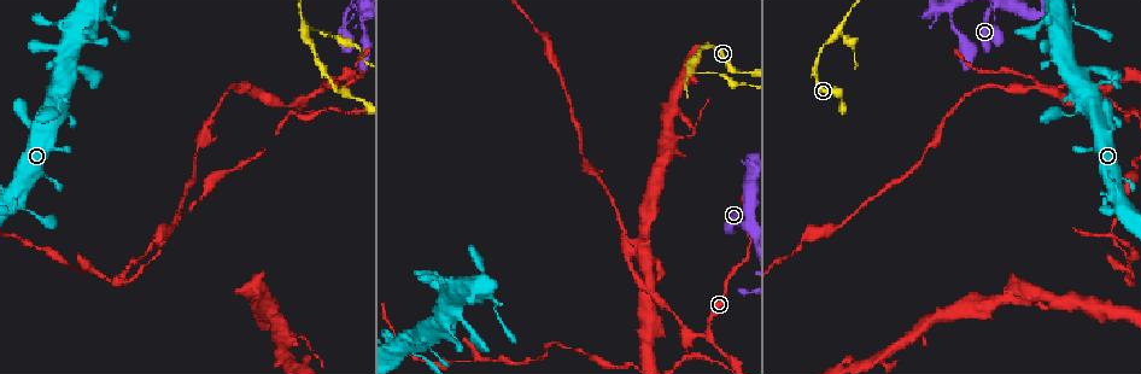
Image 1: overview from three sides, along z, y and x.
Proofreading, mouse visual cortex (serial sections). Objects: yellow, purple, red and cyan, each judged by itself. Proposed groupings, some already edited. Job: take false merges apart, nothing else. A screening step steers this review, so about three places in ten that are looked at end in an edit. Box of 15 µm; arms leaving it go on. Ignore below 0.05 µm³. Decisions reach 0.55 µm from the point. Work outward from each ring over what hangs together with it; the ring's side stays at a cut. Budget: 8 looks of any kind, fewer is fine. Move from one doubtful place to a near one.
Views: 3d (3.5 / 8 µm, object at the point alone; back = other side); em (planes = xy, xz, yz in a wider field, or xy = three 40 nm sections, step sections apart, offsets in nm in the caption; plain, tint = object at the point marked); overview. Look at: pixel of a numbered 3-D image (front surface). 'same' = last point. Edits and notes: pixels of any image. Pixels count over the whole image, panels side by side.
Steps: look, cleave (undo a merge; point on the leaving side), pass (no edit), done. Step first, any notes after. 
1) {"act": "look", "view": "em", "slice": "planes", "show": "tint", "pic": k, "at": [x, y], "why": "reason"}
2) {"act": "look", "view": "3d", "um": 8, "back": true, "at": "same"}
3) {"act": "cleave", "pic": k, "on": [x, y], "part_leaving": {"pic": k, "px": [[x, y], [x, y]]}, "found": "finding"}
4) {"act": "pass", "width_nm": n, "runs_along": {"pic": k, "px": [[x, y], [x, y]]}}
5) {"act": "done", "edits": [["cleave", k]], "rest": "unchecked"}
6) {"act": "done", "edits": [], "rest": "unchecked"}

{"act": "look", "view": "3d", "um": 8, "pic": 1, "at": [355, 9], "why": "four arms meet"}

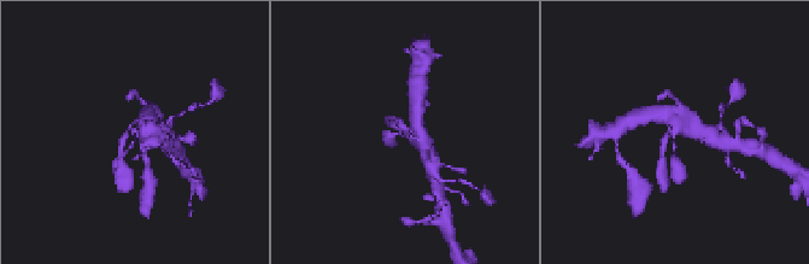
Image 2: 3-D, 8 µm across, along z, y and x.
{"act": "look", "view": "3d", "um": 3.5, "pic": 2, "at": [138, 132]}

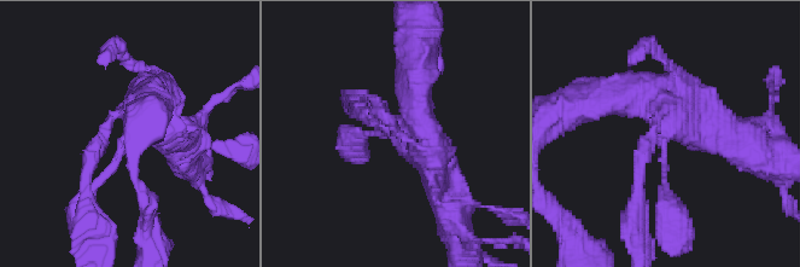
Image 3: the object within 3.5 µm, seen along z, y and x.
{"act": "look", "view": "em", "slice": "planes", "show": "tint", "pic": 3, "at": [661, 141], "arms": 4, "arm_widths_nm": [100, 150, 400, 450], "why": "need the tissue"}

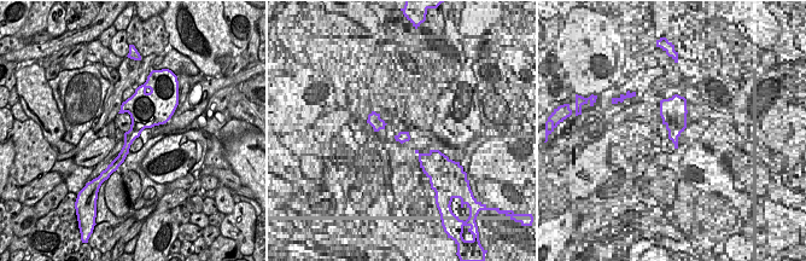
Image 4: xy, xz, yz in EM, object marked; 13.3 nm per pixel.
{"act": "pass", "runs_along": {"pic": 3, "px": [[100, 143], [81, 202]]}, "found": "all the same cell"}

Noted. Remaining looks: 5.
{"act": "look", "view": "em", "slice": "xy", "step": 1, "show": "tint", "pic": 1, "at": [693, 70], "why": "side arm on a straight run"}

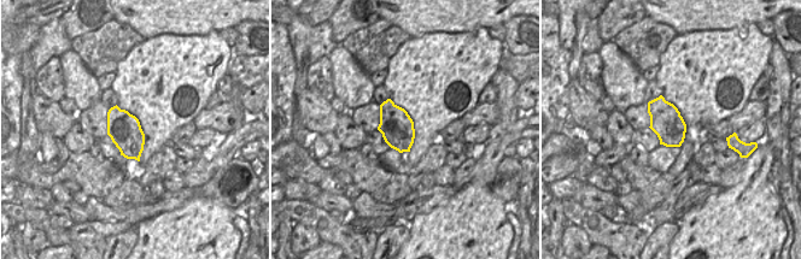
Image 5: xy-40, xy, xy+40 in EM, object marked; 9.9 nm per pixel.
{"act": "look", "view": "3d", "um": 3.5, "at": "same", "why": "see where the arms go"}

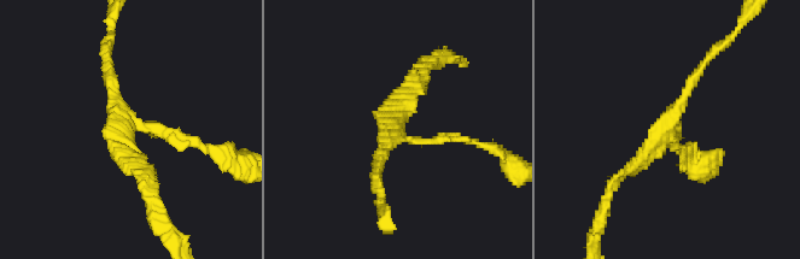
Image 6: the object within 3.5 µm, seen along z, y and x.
{"act": "cleave", "pic": 6, "on": [448, 136], "arms": 3, "part_leaving": {"pic": 6, "px": [[409, 140], [461, 136], [509, 162]]}, "found": "two cells meet here"}

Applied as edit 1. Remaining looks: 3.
{"act": "look", "view": "overview"}

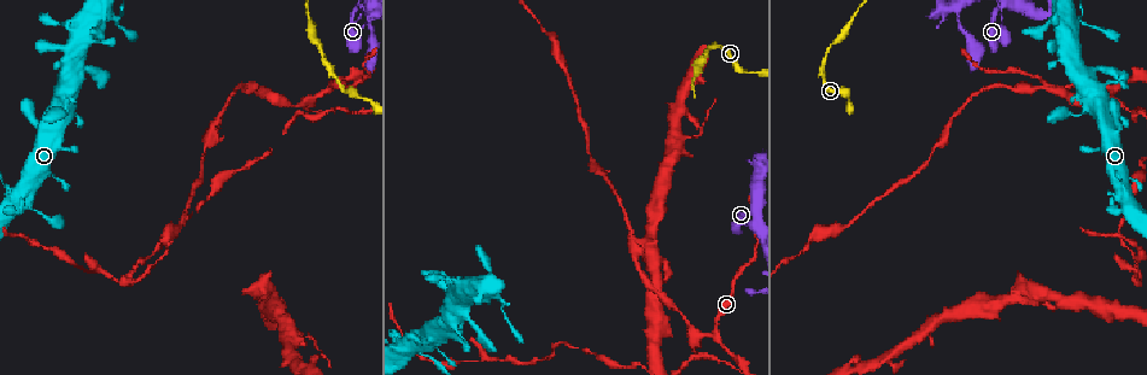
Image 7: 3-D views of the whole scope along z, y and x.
{"act": "look", "view": "3d", "um": 3.5, "pic": 7, "at": [306, 115], "why": "three-way junction"}

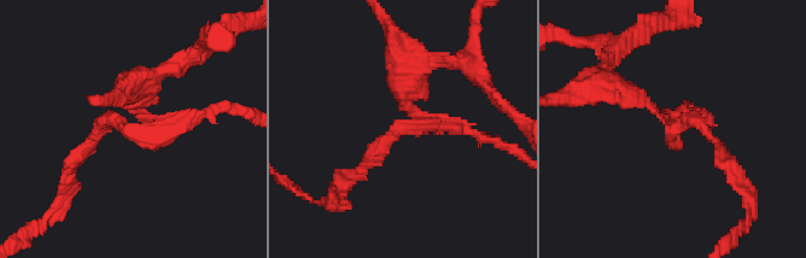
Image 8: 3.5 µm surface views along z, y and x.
{"act": "look", "view": "em", "slice": "xy", "step": 1, "show": "tint", "pic": 8, "at": [412, 122], "arms": 3, "arm_widths_nm": [150, 200, 300]}

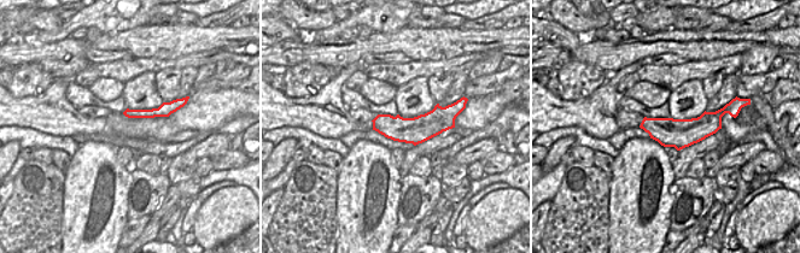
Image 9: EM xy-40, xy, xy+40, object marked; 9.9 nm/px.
{"act": "cleave", "pic": 8, "on": [184, 115], "part_leaving": {"pic": 8, "px": [[414, 115], [507, 146]]}, "found": "two cells meet here"}

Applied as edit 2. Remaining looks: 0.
{"act": "done", "edits": [["cleave", 6], ["cleave", 8]], "rest": "unchecked"}

